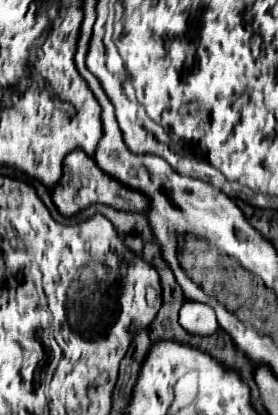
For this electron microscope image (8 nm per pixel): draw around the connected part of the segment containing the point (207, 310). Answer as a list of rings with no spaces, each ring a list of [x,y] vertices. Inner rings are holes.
[[[184,302],[184,306],[180,308],[178,322],[188,334],[210,336],[218,330],[214,310],[210,306],[202,306],[200,302]]]

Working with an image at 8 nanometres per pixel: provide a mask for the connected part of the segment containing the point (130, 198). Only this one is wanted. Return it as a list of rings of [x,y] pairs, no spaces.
[[[76,148],[72,152],[66,154],[64,158],[64,174],[58,180],[58,186],[54,186],[50,190],[52,202],[58,208],[58,212],[66,218],[78,214],[80,210],[84,210],[90,204],[106,204],[114,210],[122,210],[122,212],[144,212],[148,208],[148,198],[136,190],[130,190],[128,186],[112,180],[110,176],[102,174],[96,166],[96,162],[84,154],[84,150]]]

